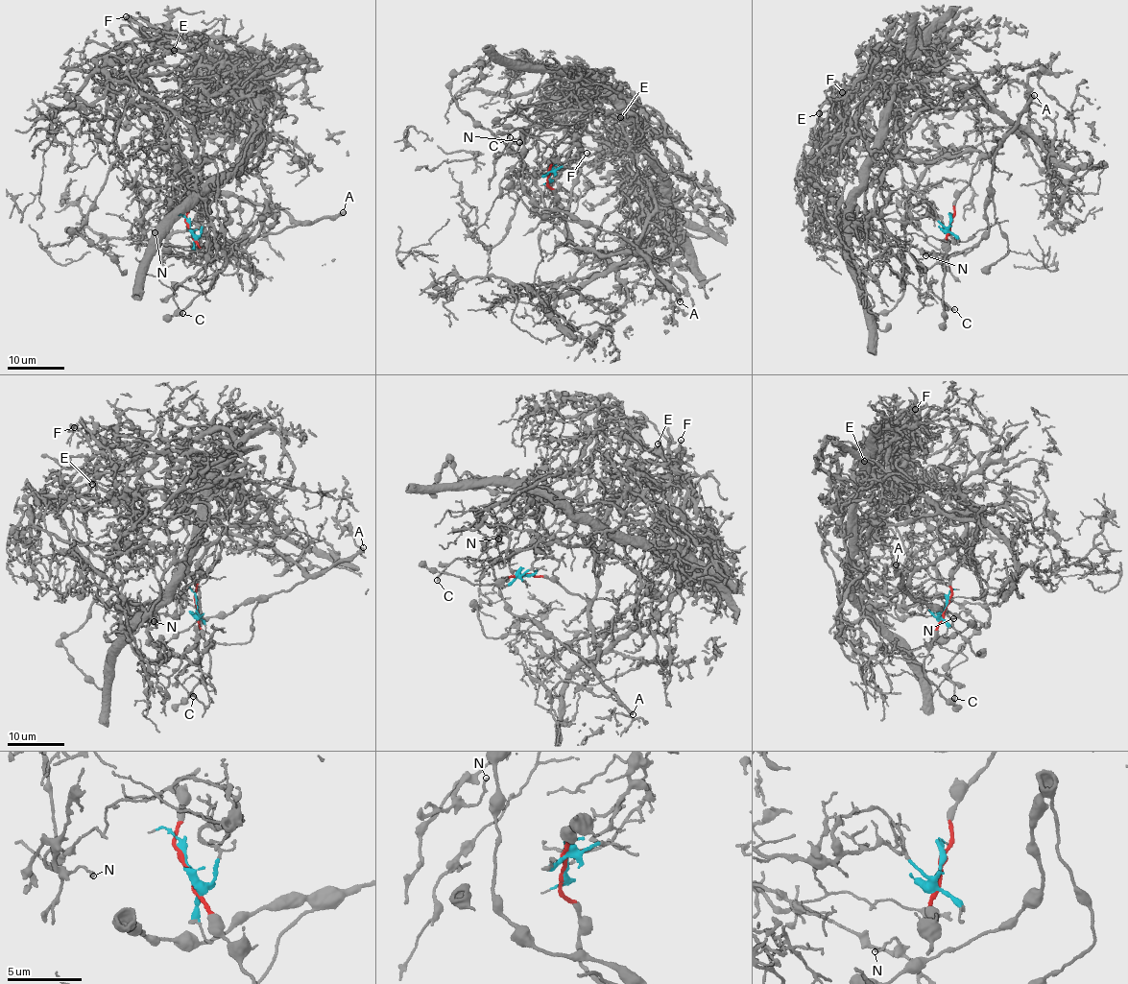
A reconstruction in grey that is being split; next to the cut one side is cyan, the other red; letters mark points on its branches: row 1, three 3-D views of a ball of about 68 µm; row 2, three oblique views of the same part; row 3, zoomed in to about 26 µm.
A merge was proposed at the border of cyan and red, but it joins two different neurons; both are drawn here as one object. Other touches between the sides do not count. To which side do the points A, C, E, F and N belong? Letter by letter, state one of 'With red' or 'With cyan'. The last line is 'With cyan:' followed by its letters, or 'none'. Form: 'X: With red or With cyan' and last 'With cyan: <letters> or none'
A: With red
C: With cyan
E: With cyan
F: With cyan
N: With cyan
With cyan: C, E, F, N

